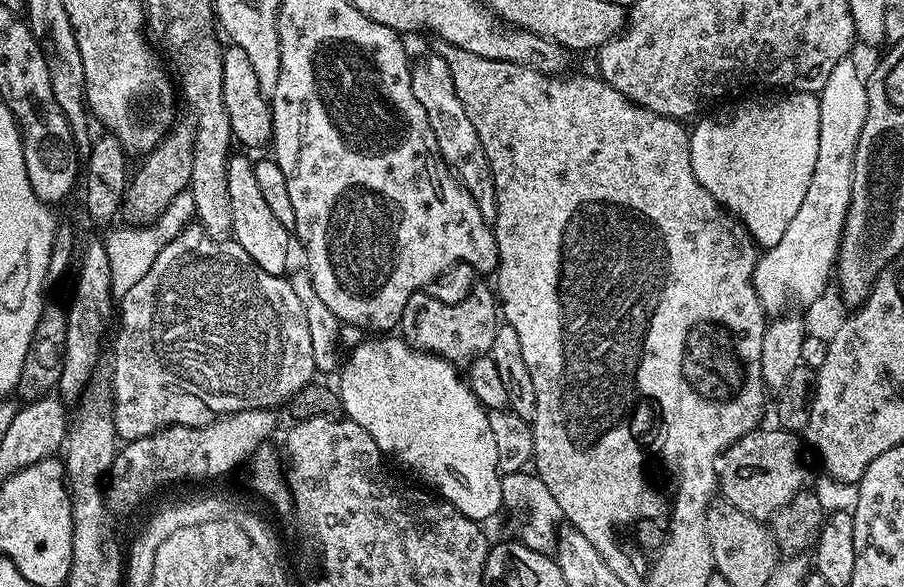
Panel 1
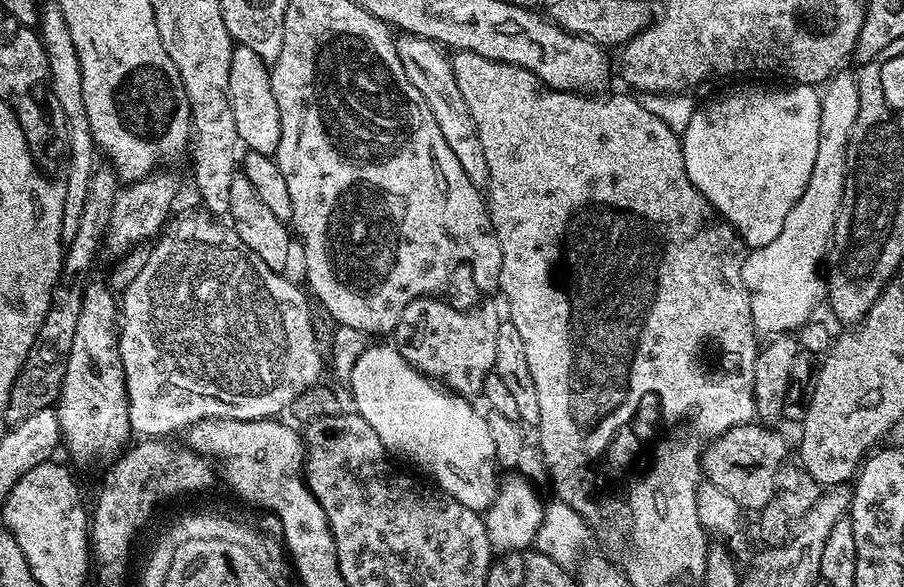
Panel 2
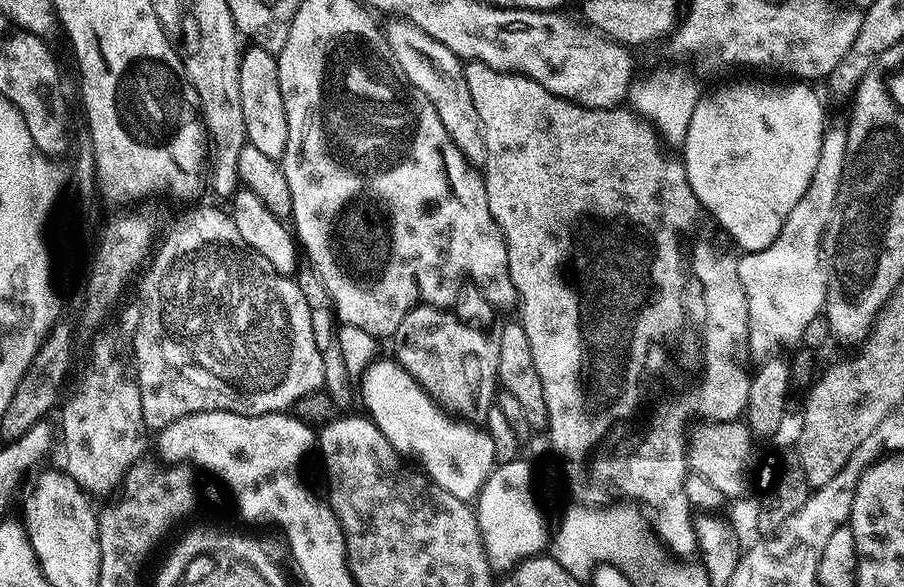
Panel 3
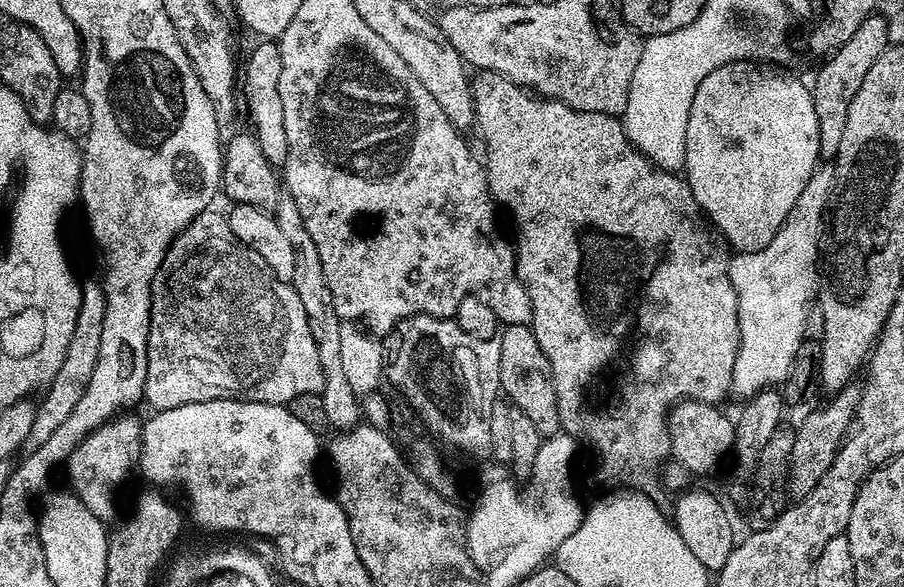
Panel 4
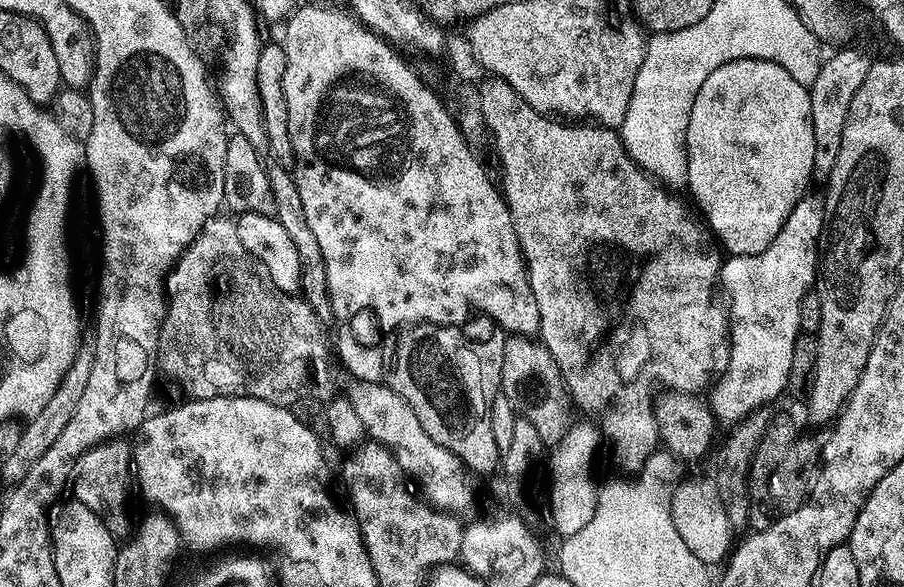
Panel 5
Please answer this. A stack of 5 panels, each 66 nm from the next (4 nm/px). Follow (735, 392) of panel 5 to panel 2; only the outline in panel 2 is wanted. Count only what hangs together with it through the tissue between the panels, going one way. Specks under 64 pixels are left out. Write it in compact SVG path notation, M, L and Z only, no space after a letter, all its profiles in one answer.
M837 71L822 88L818 158L814 158L814 170L810 170L810 182L806 182L802 198L798 198L794 210L786 214L778 238L769 245L751 249L744 258L742 278L750 294L754 326L764 338L795 333L813 319L812 311L826 292L822 265L832 238L836 211L842 202L848 177L846 150L860 109L857 77L844 71Z

